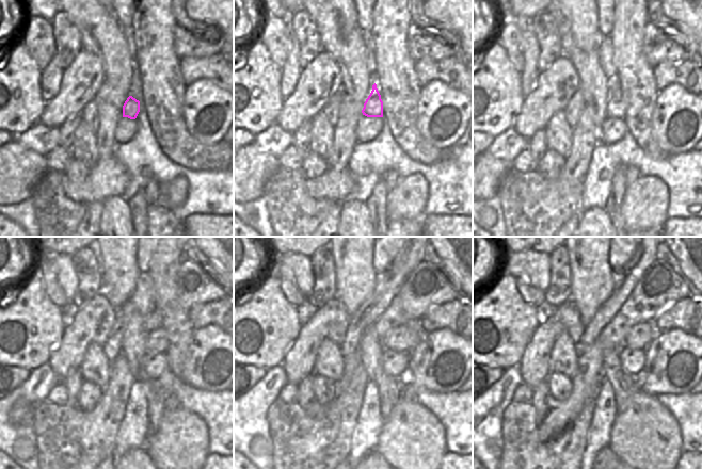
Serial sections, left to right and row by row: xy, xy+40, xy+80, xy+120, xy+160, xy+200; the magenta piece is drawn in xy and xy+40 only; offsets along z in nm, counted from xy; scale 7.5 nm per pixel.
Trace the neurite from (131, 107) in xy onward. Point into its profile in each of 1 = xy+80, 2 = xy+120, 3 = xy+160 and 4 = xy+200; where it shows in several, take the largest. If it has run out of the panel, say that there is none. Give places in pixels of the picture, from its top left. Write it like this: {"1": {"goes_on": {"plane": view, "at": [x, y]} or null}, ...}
{"1": {"goes_on": {"plane": "xy+80", "at": [616, 106]}}, "2": {"goes_on": {"plane": "xy+120", "at": [156, 341]}}, "3": {"goes_on": {"plane": "xy+160", "at": [399, 339]}}, "4": {"goes_on": {"plane": "xy+200", "at": [639, 337]}}}

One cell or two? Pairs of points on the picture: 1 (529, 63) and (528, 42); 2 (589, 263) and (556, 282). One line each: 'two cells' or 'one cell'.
1: one cell
2: two cells

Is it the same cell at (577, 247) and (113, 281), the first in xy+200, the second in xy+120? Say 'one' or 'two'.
one

